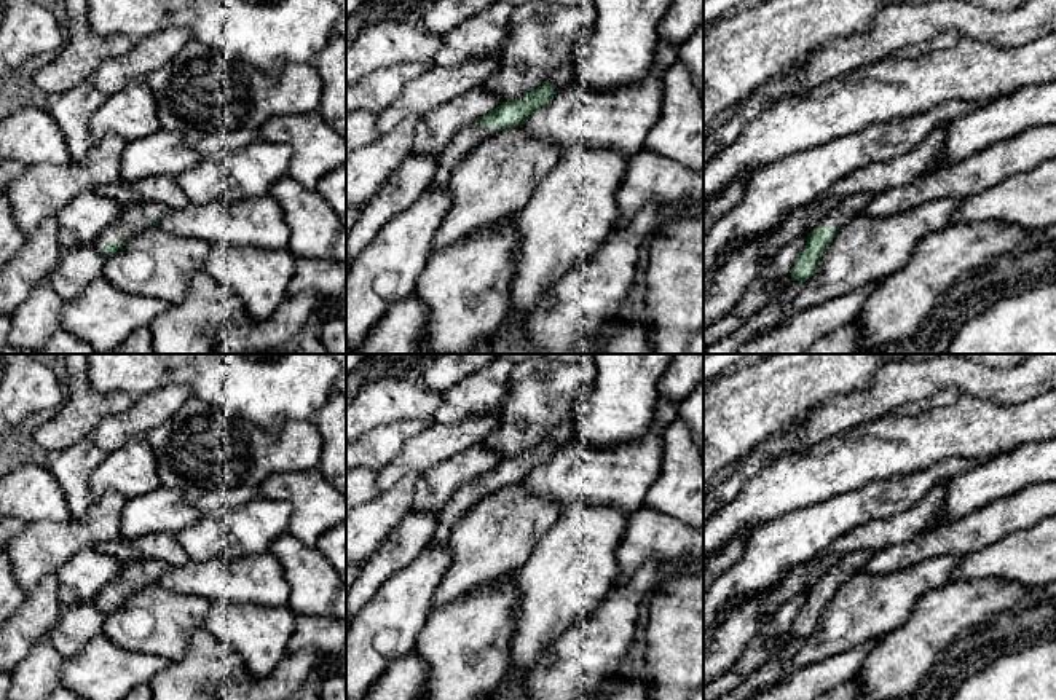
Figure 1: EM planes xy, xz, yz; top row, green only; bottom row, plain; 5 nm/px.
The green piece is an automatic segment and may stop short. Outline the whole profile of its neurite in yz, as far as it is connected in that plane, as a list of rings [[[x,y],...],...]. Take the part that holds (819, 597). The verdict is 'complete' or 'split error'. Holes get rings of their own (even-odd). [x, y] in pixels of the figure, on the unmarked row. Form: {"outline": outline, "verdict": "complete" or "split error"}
{"outline": [[[858,550],[845,555],[817,582],[809,592],[804,606],[799,609],[791,628],[791,638],[806,639],[818,627],[818,617],[836,592],[849,582],[876,552]]], "verdict": "split error"}

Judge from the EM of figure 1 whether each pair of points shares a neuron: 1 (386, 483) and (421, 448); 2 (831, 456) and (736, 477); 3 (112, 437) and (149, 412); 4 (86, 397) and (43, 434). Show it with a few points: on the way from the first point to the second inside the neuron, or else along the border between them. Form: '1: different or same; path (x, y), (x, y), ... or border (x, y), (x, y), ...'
1: same; path (394, 474), (412, 458)
2: different; border (790, 453), (766, 464), (732, 499)
3: same; path (122, 428), (139, 420)
4: same; path (75, 408), (55, 429)

